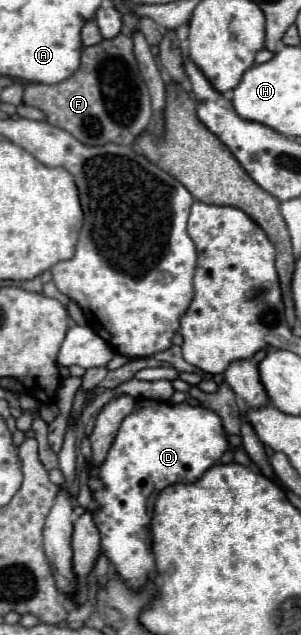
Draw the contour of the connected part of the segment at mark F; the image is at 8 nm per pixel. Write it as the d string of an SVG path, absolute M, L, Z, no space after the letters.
M116 35L114 39L104 39L98 45L90 45L82 49L80 69L62 83L44 85L44 83L22 83L24 85L24 103L32 105L46 113L46 121L60 129L72 133L78 141L86 145L132 145L134 139L150 125L152 119L152 103L148 95L148 87L138 71L136 57L132 53L132 39L128 35Z

